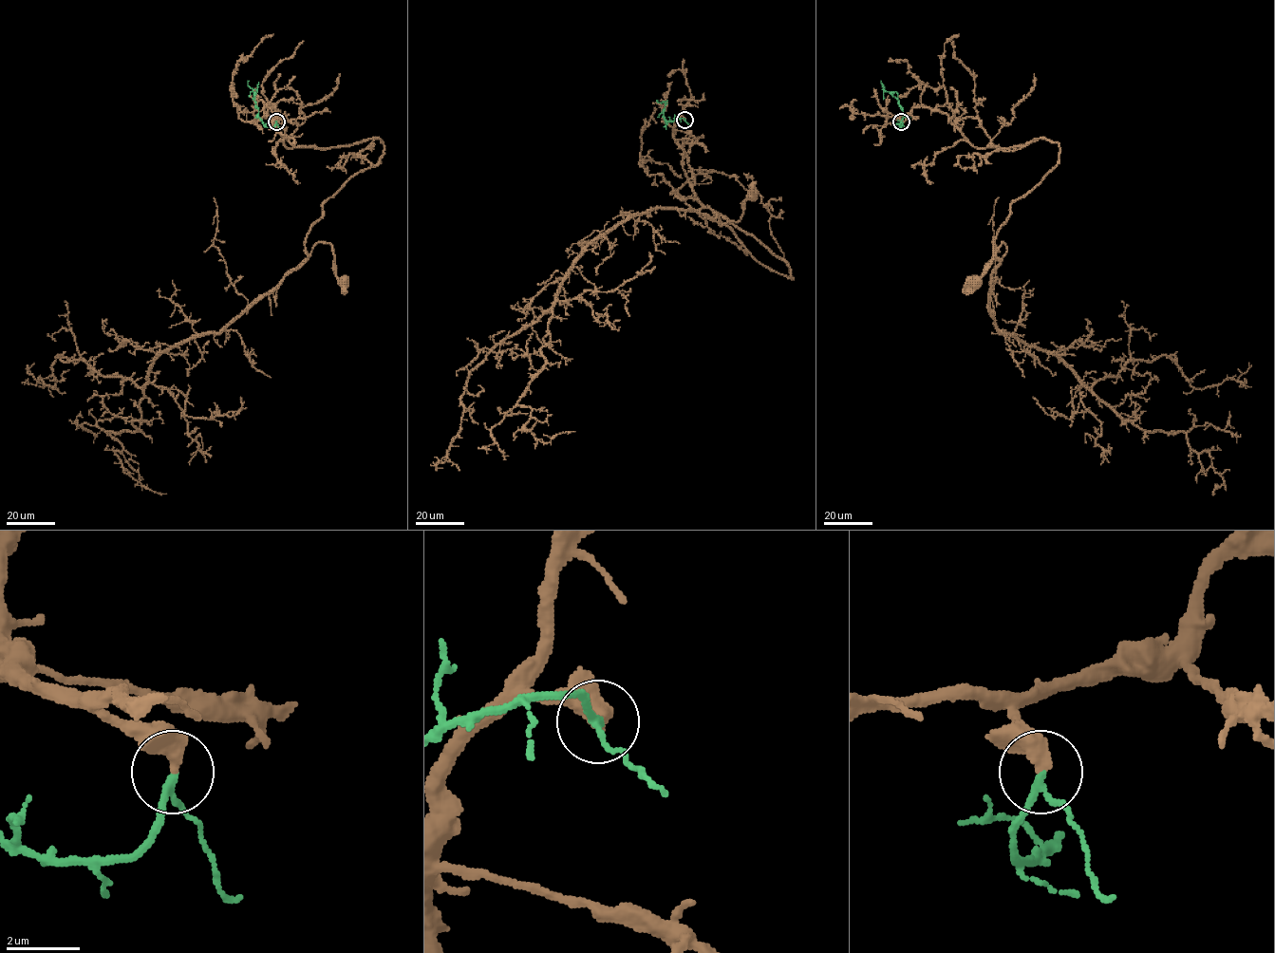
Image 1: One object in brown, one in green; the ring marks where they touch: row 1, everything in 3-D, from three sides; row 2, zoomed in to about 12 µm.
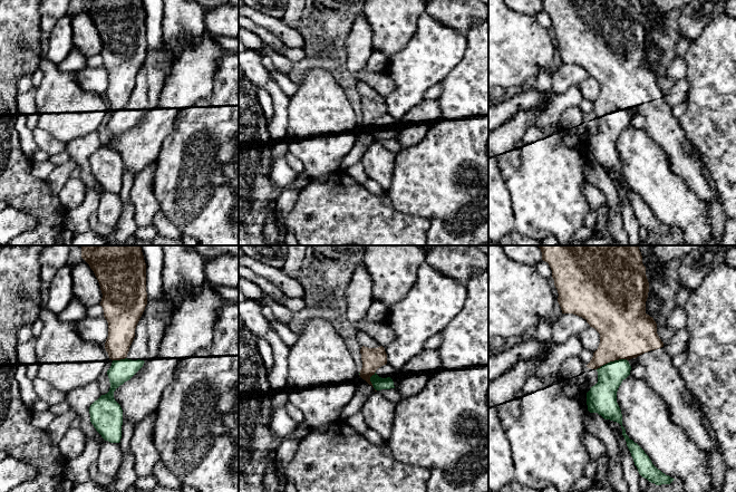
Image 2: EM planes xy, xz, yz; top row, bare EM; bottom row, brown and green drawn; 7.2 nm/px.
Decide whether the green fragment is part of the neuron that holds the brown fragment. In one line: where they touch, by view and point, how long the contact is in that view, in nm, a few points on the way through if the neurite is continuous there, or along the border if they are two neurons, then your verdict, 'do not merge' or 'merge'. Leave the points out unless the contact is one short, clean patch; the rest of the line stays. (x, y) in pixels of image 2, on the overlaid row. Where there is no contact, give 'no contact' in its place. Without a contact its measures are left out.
meets brown in yz at (611, 360); contact 240 nm long; border along yz (627, 359), (610, 360), (597, 369); do not merge

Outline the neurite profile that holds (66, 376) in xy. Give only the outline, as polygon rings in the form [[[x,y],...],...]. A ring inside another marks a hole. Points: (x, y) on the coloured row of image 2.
[[[46,306],[39,319],[43,329],[35,341],[38,377],[62,393],[96,382],[109,359],[105,347],[84,340],[74,321],[60,321]]]

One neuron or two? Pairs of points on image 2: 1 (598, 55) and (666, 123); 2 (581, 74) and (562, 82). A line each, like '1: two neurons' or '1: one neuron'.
1: one neuron
2: one neuron

